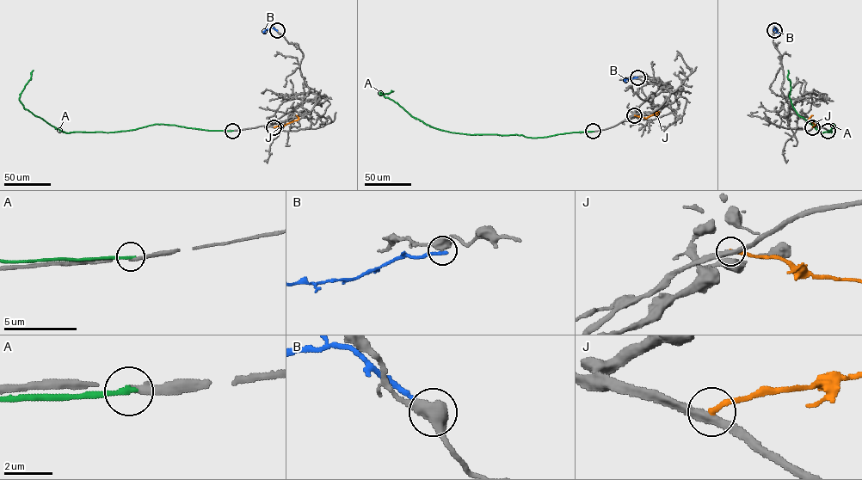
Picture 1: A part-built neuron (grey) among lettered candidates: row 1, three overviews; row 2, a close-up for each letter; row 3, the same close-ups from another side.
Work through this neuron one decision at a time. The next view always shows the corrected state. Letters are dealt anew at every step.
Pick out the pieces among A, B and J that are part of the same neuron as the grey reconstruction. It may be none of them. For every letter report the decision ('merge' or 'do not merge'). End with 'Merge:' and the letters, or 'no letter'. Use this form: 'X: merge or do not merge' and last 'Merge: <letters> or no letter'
A: do not merge
B: do not merge
J: do not merge
Merge: no letter

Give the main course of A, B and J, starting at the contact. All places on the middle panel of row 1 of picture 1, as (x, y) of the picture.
A: (593, 131), (535, 138), (452, 132), (426, 125), (379, 93), (393, 91)
B: (637, 77), (624, 80), (626, 82)
J: (634, 115), (646, 118), (658, 112), (656, 116)

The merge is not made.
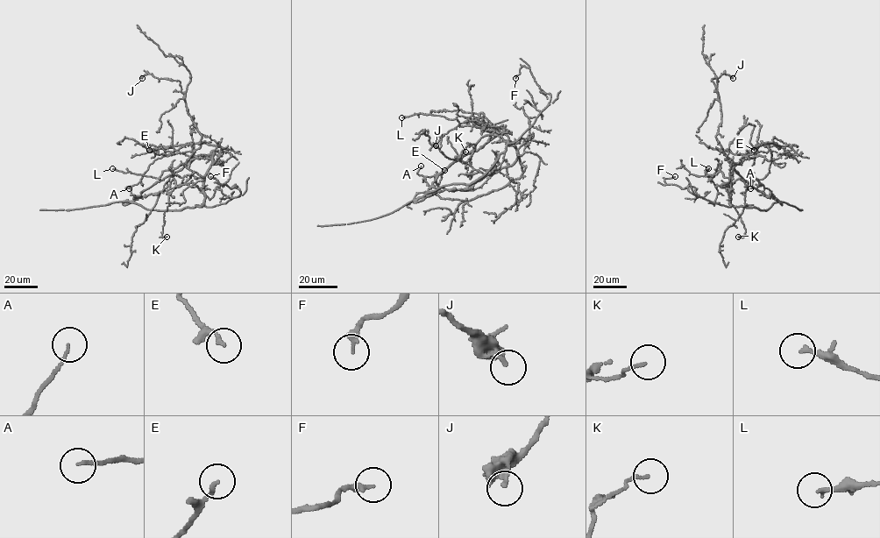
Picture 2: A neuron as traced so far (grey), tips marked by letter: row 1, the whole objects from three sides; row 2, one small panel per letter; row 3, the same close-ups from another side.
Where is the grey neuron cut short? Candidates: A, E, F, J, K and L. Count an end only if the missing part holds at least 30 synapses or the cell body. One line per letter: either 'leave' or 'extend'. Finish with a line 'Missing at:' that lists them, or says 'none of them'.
A: leave
E: leave
F: leave
J: leave
K: leave
L: leave
Missing at: none of them

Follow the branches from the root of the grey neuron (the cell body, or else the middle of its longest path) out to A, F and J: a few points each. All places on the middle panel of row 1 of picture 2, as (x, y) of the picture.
A: (430, 192), (475, 181), (508, 141), (516, 150), (472, 190), (440, 187), (421, 166)
F: (430, 192), (479, 179), (548, 104), (550, 95), (540, 88), (528, 67), (522, 66), (515, 78)
J: (430, 192), (423, 196), (440, 173), (501, 134), (505, 125), (490, 132), (479, 122), (464, 121), (436, 145)

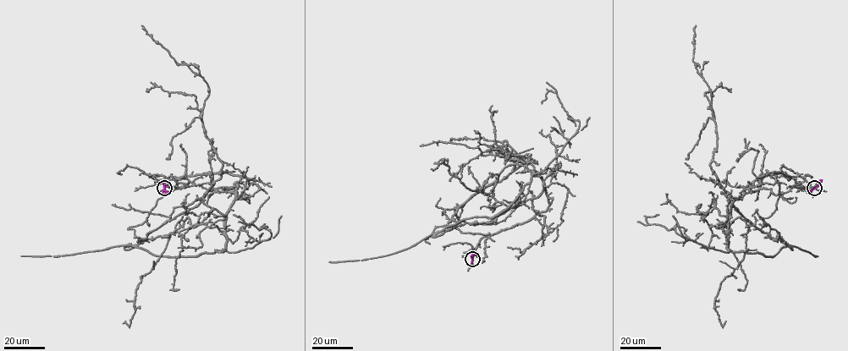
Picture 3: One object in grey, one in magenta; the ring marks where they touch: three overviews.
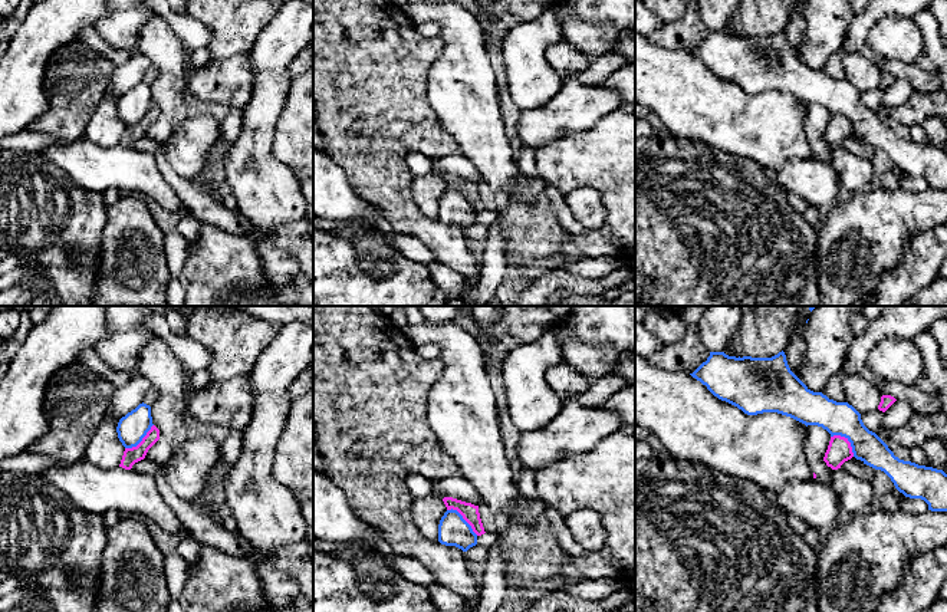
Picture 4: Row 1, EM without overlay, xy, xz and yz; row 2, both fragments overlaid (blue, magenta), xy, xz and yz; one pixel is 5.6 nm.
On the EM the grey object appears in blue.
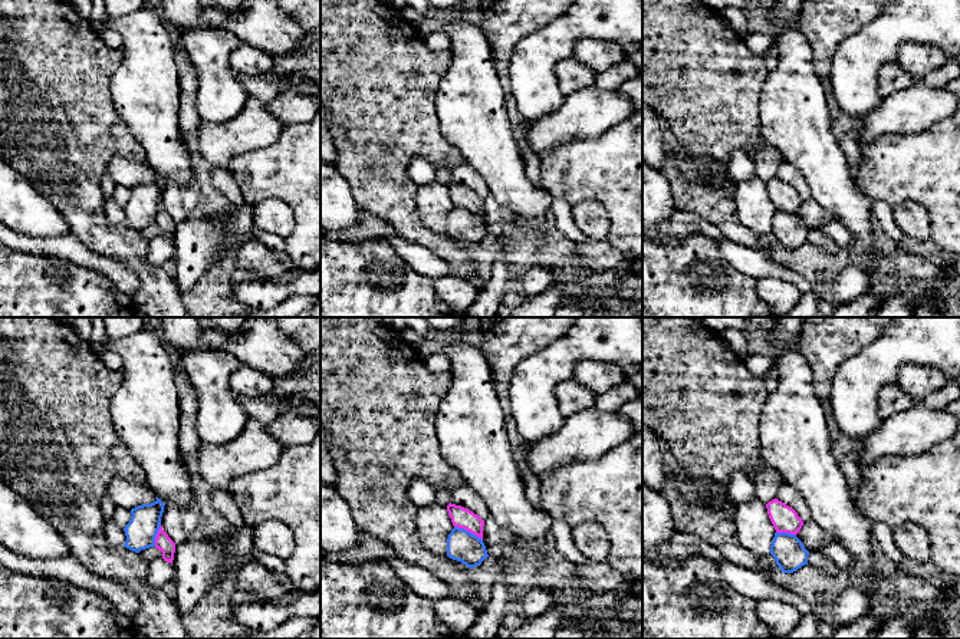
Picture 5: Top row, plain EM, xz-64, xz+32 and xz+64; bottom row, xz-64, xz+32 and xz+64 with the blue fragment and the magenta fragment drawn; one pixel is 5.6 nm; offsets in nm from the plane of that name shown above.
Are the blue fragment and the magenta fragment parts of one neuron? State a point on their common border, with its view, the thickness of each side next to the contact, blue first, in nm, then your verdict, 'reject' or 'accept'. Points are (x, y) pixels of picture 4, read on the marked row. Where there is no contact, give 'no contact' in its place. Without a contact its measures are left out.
meets blue in xz at (463, 519); 180 nm thick on the blue side, 100 nm on the other; reject

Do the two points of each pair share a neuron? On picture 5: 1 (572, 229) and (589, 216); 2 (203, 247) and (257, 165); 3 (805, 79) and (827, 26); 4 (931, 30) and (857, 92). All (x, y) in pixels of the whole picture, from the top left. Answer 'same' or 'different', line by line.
1: different
2: different
3: different
4: same

